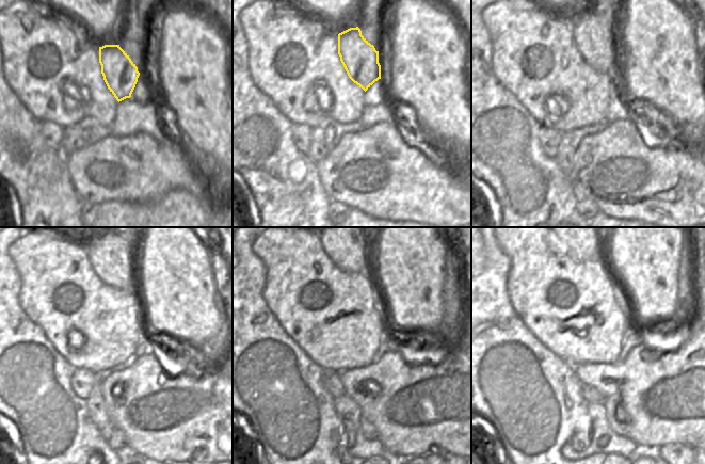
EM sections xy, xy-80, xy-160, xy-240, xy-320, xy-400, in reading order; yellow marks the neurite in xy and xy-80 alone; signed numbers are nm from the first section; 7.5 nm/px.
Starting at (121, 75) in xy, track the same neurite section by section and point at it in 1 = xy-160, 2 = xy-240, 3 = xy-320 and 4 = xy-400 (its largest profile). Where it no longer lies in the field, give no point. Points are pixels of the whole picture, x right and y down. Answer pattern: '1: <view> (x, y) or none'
1: xy-160 (594, 42)
2: xy-240 (107, 253)
3: xy-320 (348, 249)
4: xy-400 (581, 249)

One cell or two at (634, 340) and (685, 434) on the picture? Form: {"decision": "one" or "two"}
{"decision": "two"}

